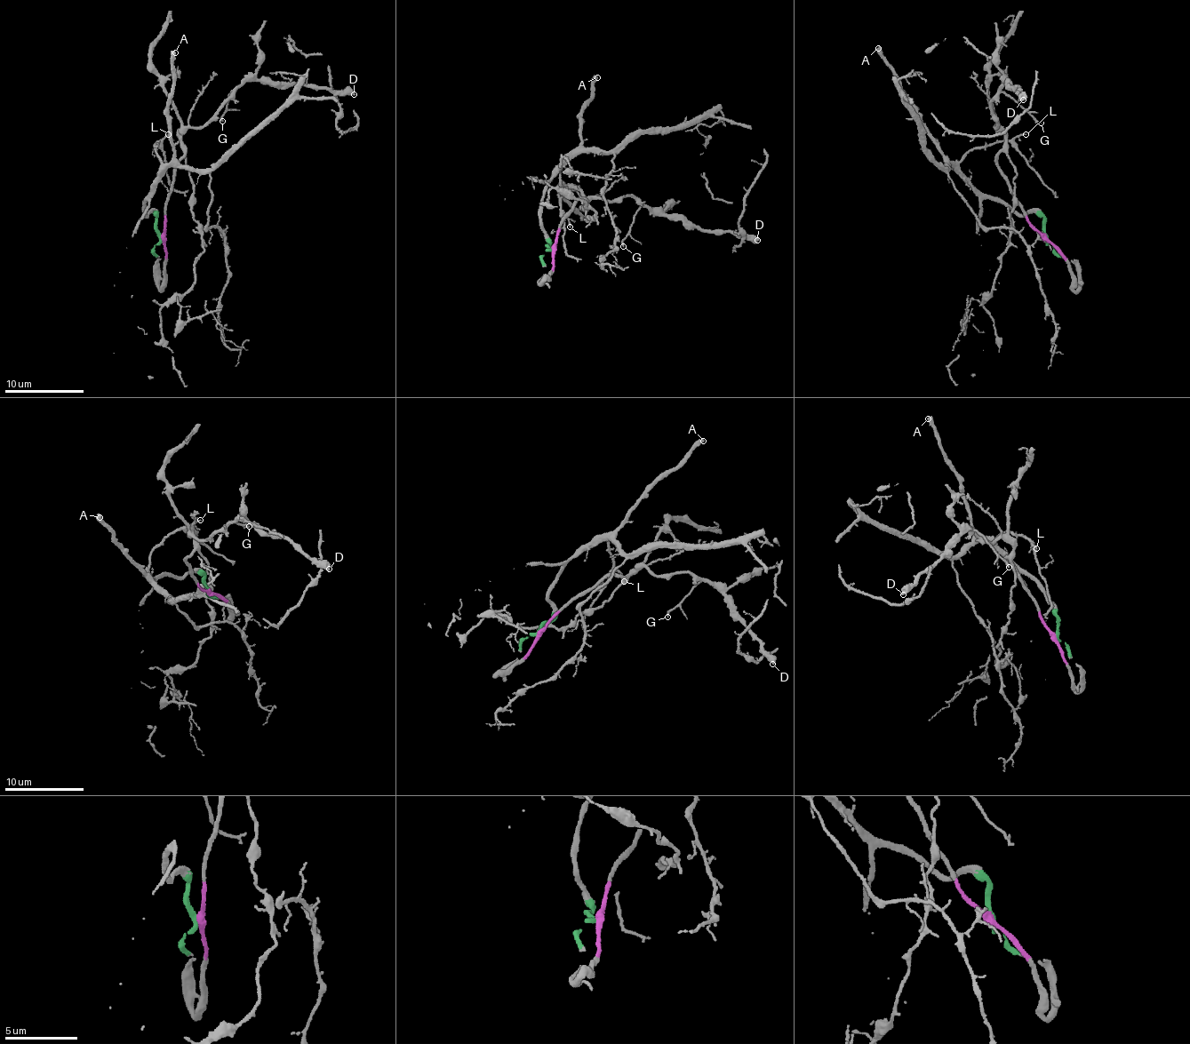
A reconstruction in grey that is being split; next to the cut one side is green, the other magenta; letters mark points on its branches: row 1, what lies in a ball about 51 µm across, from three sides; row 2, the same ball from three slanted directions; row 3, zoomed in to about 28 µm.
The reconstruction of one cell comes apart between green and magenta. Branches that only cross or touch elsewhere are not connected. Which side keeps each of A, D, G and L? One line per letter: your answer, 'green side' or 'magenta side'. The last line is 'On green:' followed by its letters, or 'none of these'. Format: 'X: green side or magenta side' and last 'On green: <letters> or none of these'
A: green side
D: magenta side
G: magenta side
L: green side
On green: A, L

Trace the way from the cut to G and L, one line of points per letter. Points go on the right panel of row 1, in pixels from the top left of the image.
G: (1045, 237), (1031, 224), (998, 164), (1005, 135), (995, 128), (996, 116), (992, 102), (1004, 92), (1042, 123)
L: (1047, 237), (1043, 219), (1034, 211), (1015, 213), (985, 195), (959, 168), (959, 160), (976, 148), (1026, 134)

